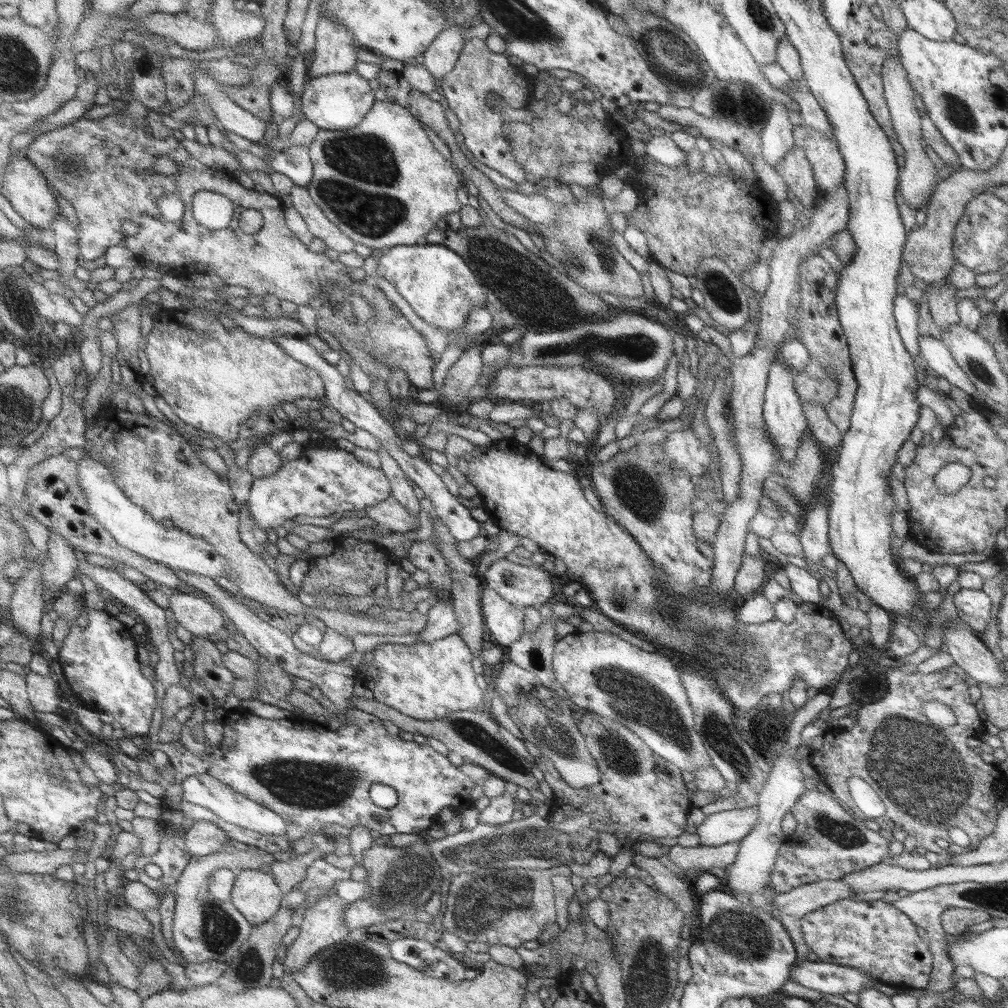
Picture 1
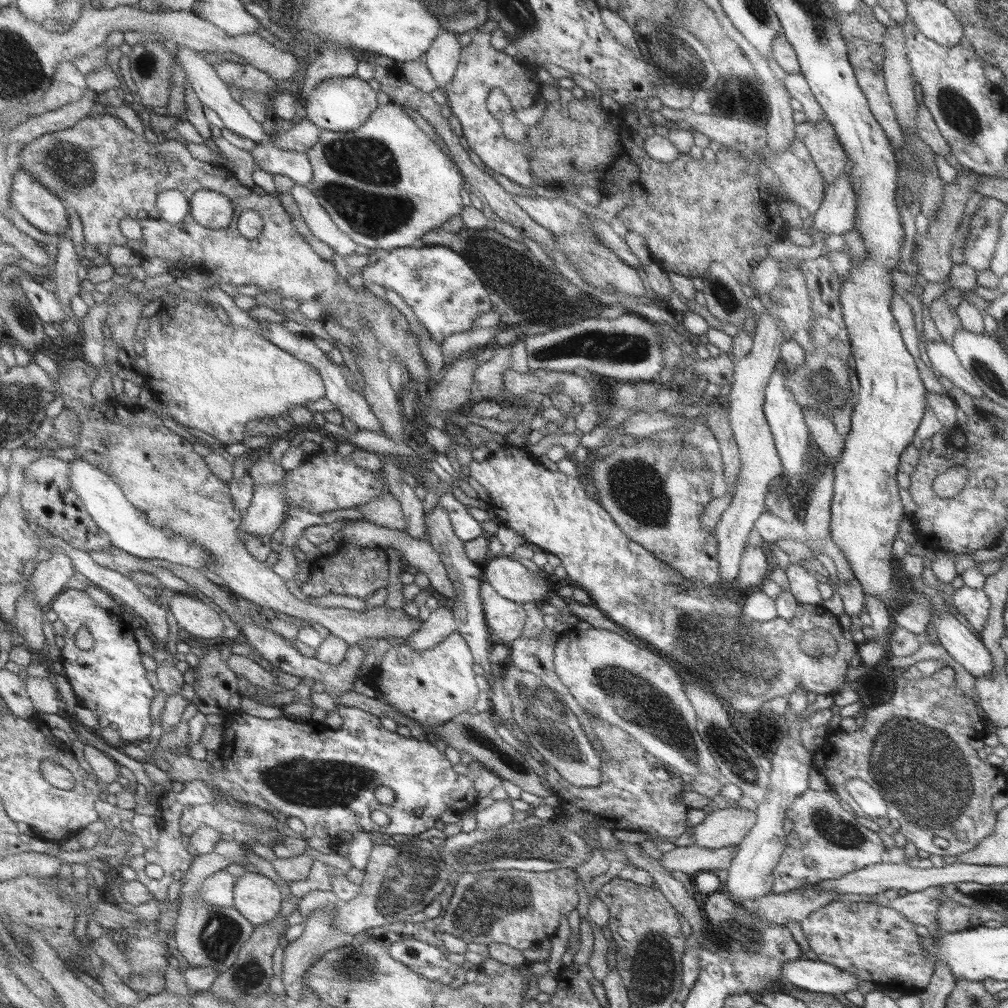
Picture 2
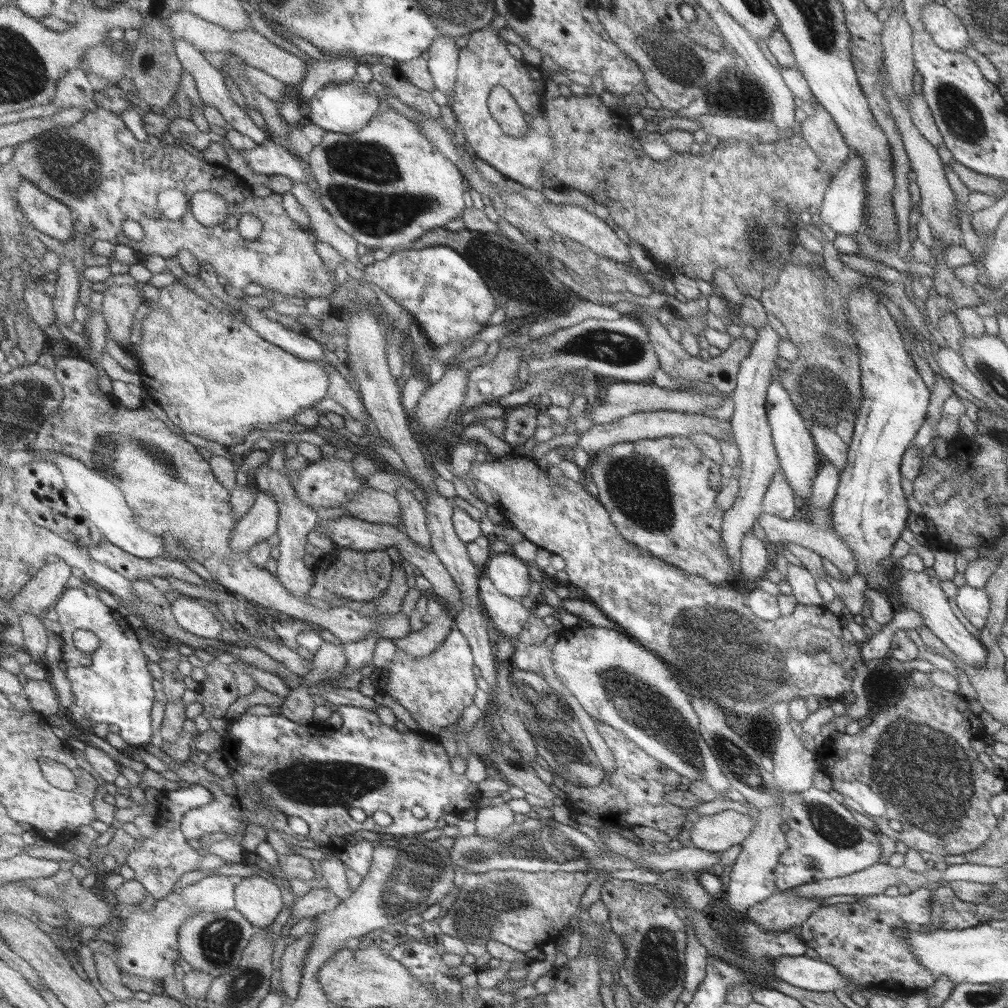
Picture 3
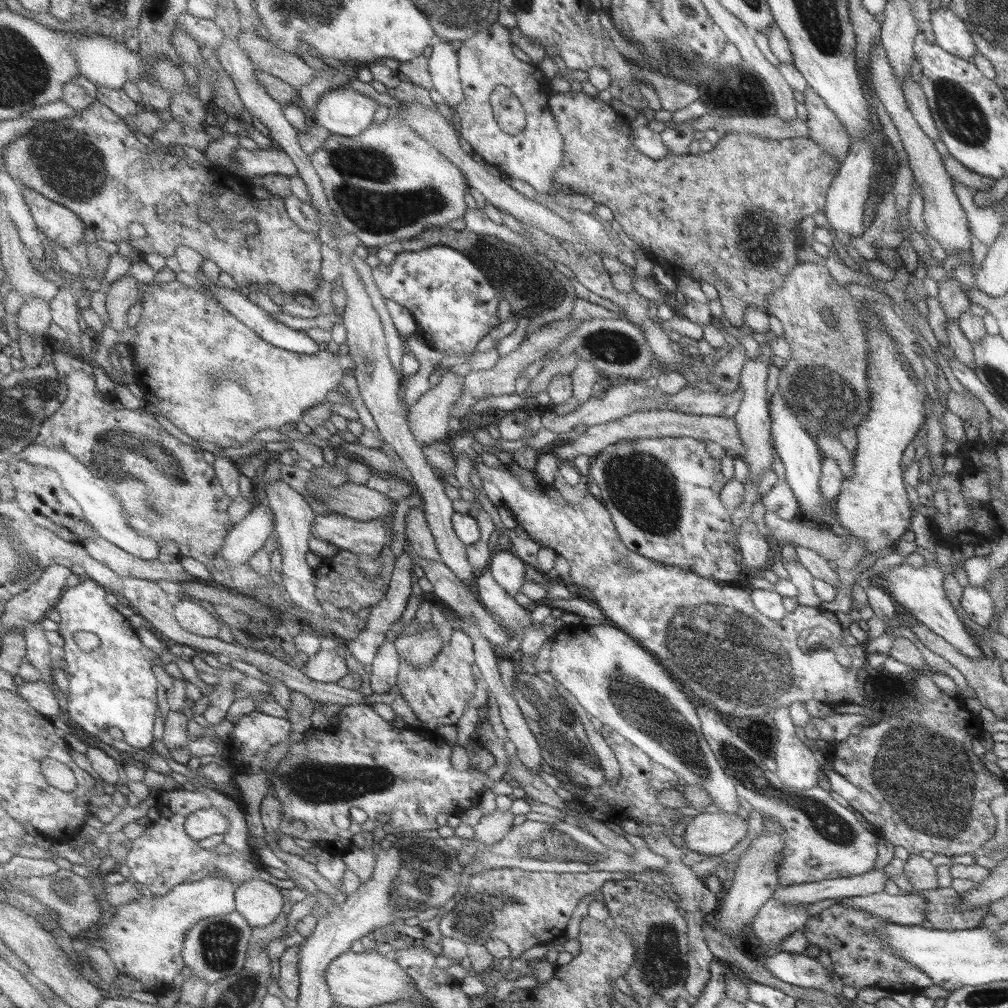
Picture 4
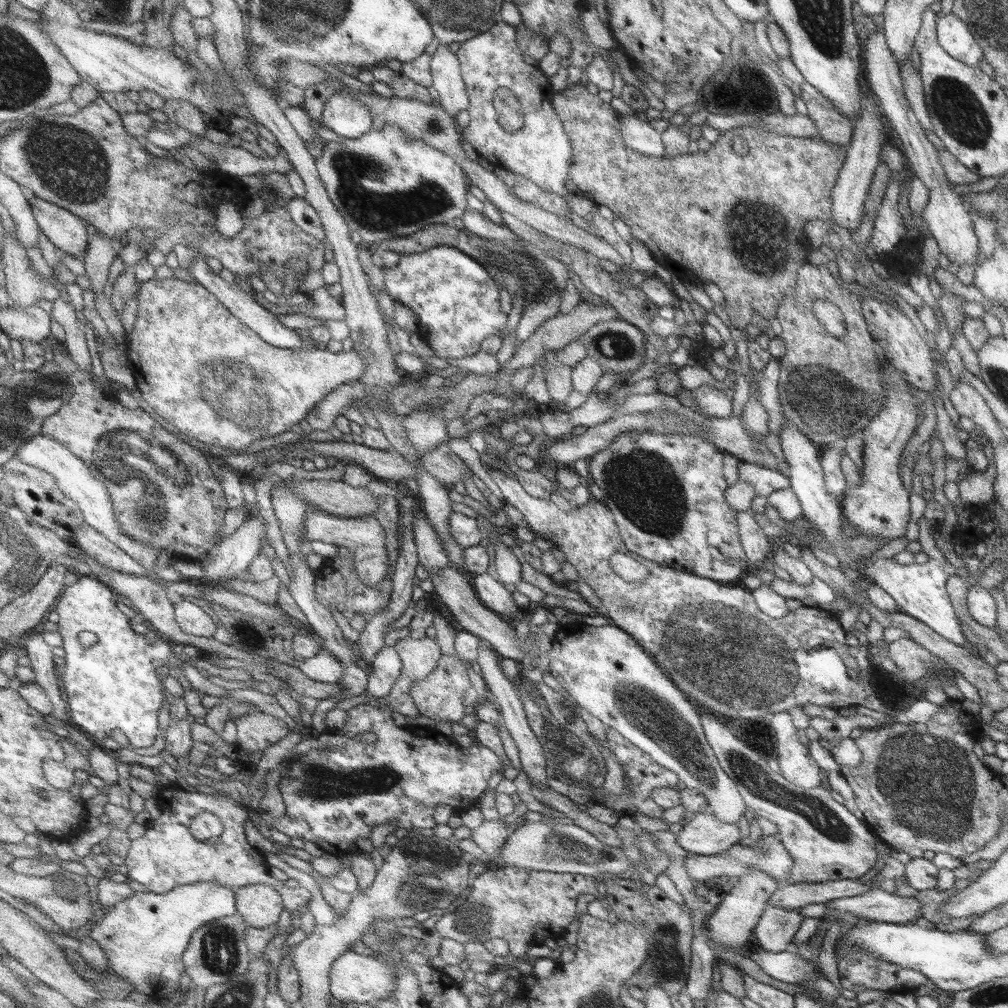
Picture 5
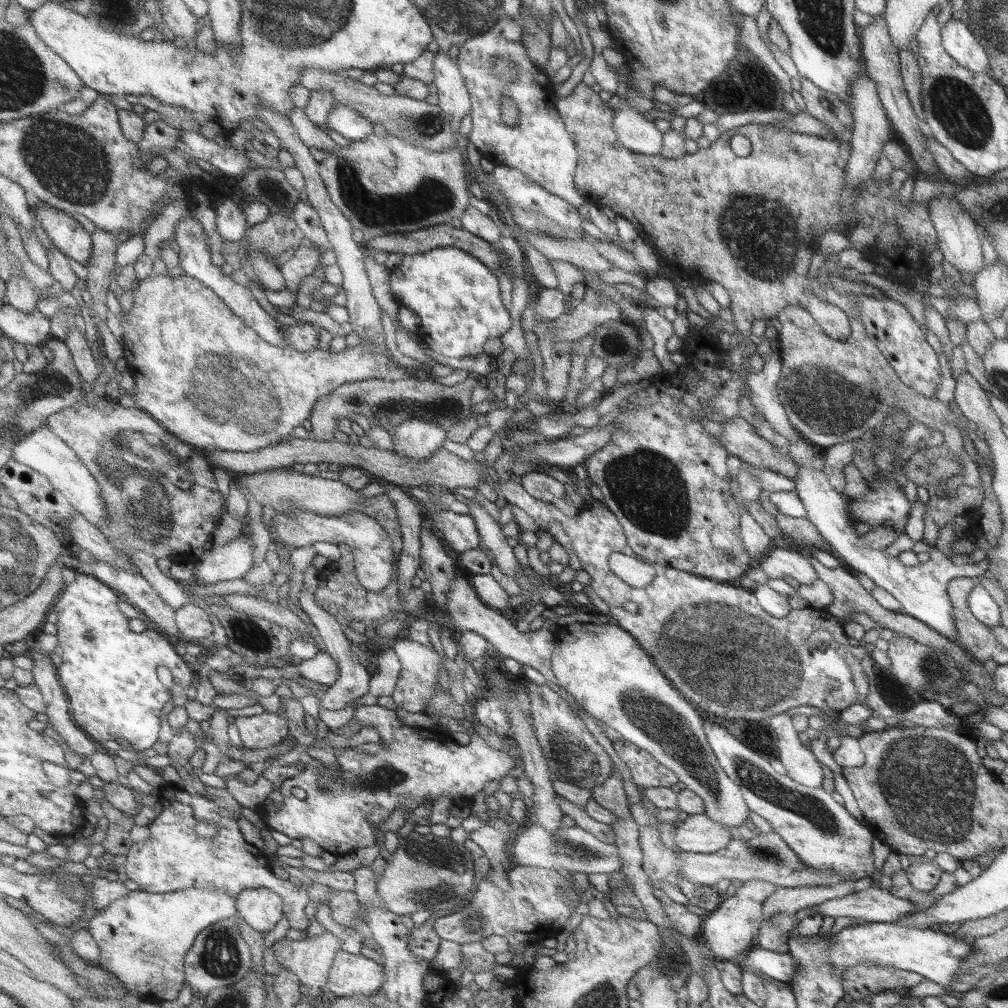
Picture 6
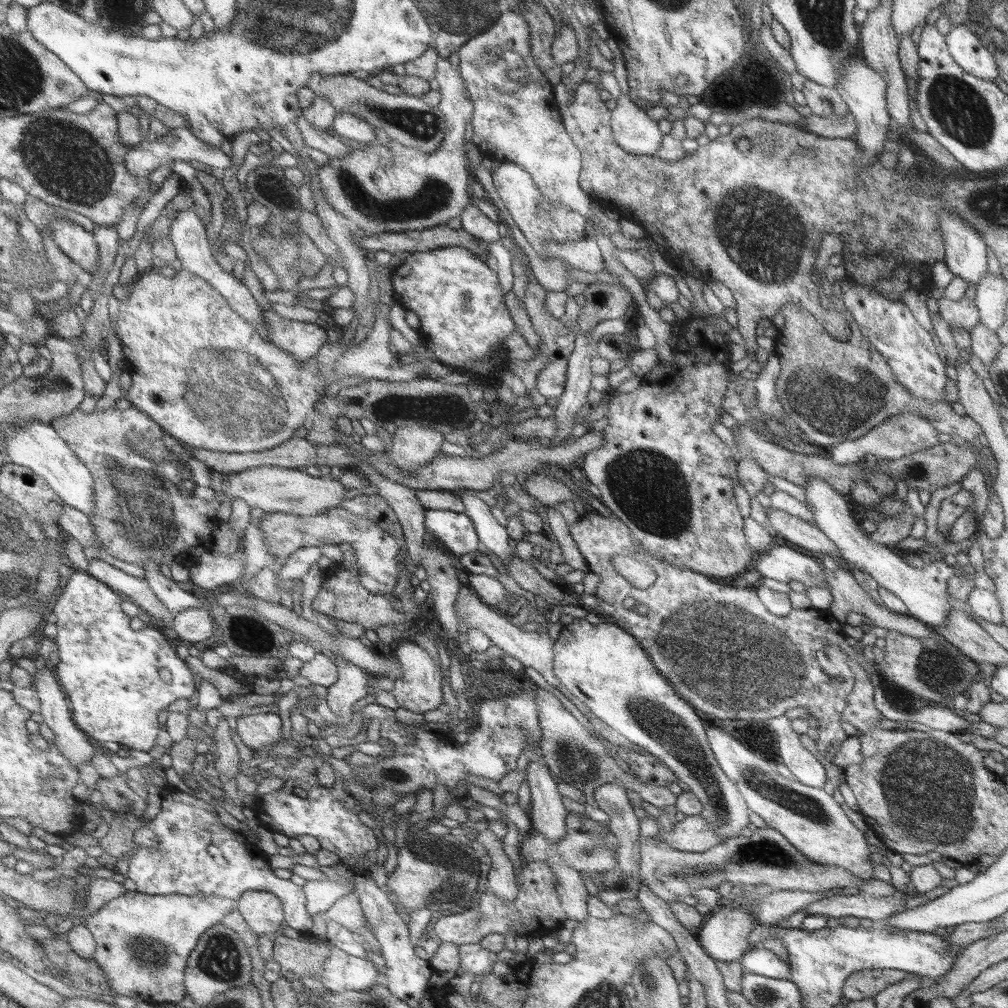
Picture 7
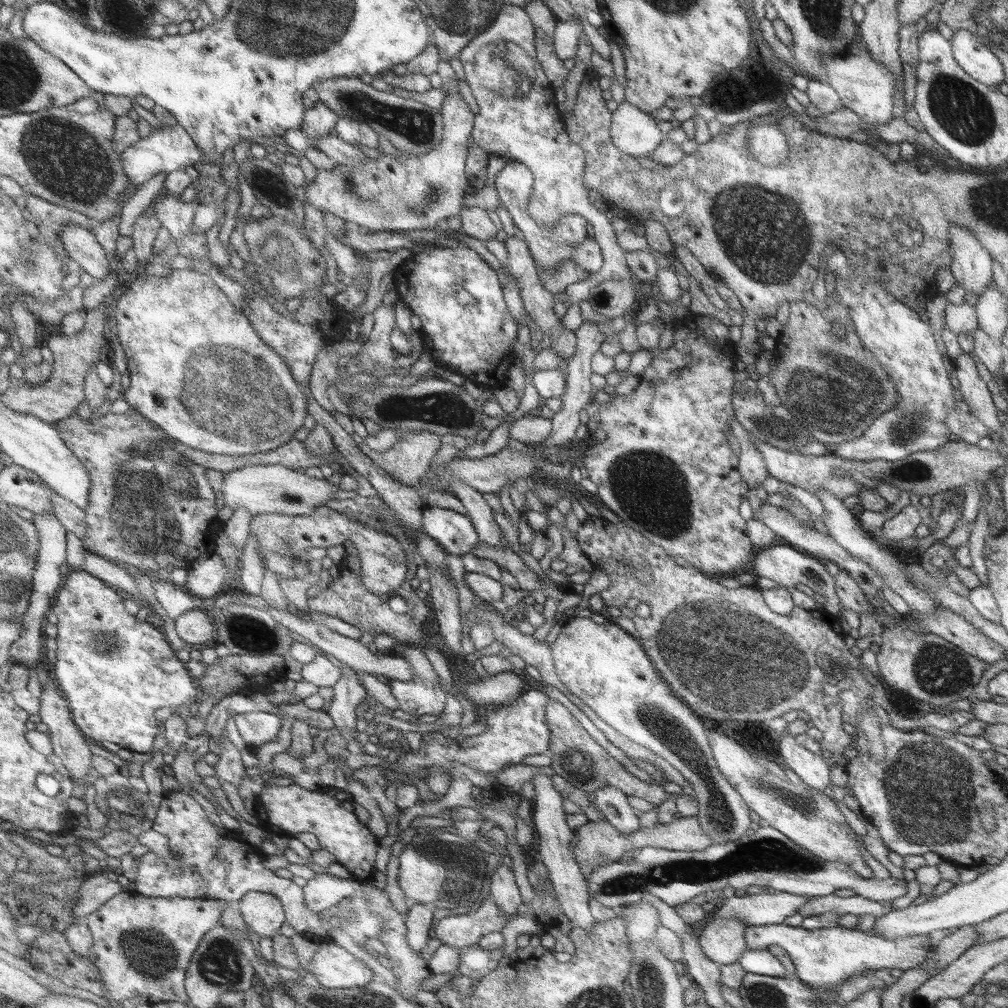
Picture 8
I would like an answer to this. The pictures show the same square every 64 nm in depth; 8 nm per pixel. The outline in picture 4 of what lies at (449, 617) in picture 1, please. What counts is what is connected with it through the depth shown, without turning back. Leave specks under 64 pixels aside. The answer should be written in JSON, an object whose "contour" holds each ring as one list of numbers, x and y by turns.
{"contour":[[437,628,420,631,412,636,400,636,394,640,398,654,406,658,414,670,422,670,442,652,443,640]]}

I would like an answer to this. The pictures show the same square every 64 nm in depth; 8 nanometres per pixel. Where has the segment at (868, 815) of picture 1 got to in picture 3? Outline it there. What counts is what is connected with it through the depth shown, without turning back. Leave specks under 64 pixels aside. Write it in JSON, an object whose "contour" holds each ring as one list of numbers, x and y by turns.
{"contour":[[833,780,832,789,851,798,861,806,861,814,872,816,874,818,881,817,885,812,885,803,877,793,873,792,867,785,853,781]]}

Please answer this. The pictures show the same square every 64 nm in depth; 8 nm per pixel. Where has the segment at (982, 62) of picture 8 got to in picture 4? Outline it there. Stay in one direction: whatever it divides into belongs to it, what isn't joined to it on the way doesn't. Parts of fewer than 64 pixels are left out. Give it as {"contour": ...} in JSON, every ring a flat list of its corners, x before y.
{"contour":[[949,8,931,9,929,24,935,44,953,55,972,60,976,50,973,38,962,20]]}

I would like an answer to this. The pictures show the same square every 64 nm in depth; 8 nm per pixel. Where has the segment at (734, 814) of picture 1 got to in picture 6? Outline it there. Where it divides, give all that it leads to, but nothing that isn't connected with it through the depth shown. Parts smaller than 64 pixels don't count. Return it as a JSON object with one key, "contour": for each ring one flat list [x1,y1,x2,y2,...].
{"contour":[[701,813,687,815,676,824,673,843,681,852,705,854,725,848,734,835,734,831,729,832,727,827,709,820,705,813]]}

